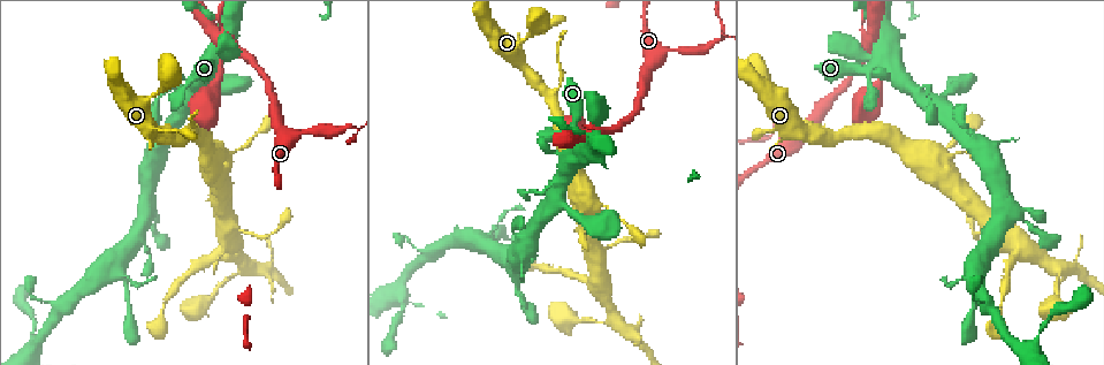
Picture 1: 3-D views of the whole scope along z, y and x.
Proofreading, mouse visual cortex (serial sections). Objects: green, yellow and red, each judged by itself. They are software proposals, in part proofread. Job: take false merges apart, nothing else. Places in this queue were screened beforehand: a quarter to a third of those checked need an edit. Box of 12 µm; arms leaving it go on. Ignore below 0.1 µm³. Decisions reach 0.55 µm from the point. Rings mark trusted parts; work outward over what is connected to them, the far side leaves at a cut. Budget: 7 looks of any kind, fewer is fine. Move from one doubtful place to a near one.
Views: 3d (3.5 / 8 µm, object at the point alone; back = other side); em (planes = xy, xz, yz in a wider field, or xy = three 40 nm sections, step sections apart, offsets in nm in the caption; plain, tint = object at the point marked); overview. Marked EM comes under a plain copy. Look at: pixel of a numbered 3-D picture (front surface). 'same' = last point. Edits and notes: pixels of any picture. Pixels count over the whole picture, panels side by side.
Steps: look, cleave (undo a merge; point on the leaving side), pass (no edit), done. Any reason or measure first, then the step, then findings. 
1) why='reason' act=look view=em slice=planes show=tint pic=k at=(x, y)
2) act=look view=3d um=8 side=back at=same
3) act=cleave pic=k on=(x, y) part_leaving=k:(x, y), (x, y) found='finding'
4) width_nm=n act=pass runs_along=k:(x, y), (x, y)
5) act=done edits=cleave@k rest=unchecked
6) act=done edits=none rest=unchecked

why='abrupt turn' act=look view=3d um=3.5 pic=1 at=(870, 45)

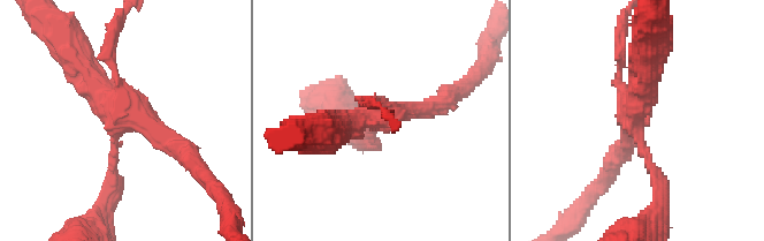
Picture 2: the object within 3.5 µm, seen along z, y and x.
arms=4 arm_widths_nm=100,150,300,350 why='now the EM' act=look view=em slice=xy step=2 show=tint pic=2 at=(633, 119)

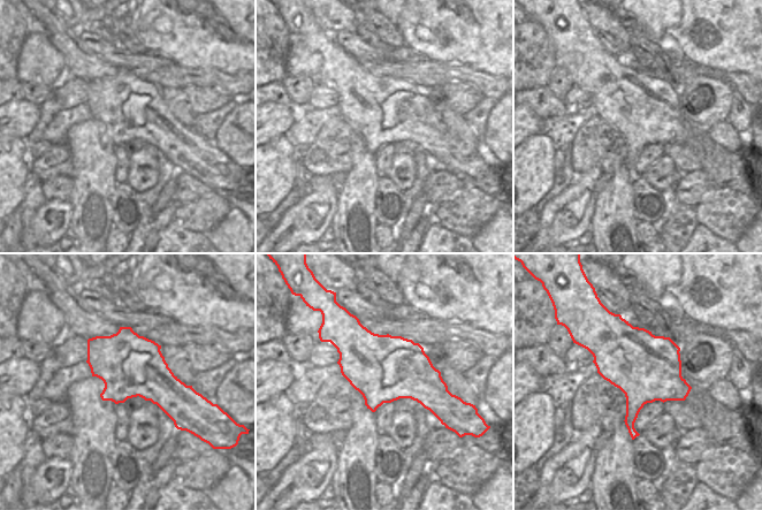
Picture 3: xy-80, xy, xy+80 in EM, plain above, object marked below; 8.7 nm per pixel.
act=cleave pic=2 on=(619, 50) part_leaving=2:(633, 121), (663, 193), (654, 225) found='a second cell is stuck on'

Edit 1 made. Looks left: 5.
act=look view=overview

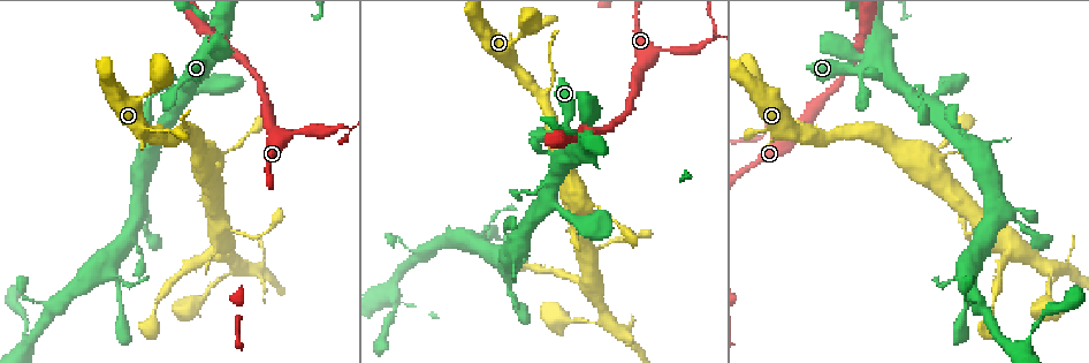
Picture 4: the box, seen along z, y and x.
why='calibre changes' act=look view=3d um=3.5 pic=4 at=(707, 39)

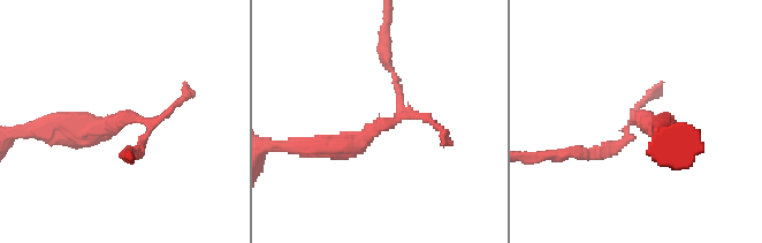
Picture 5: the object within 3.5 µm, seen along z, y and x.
act=look view=em slice=xy step=1 show=tint pic=5 at=(382, 125)

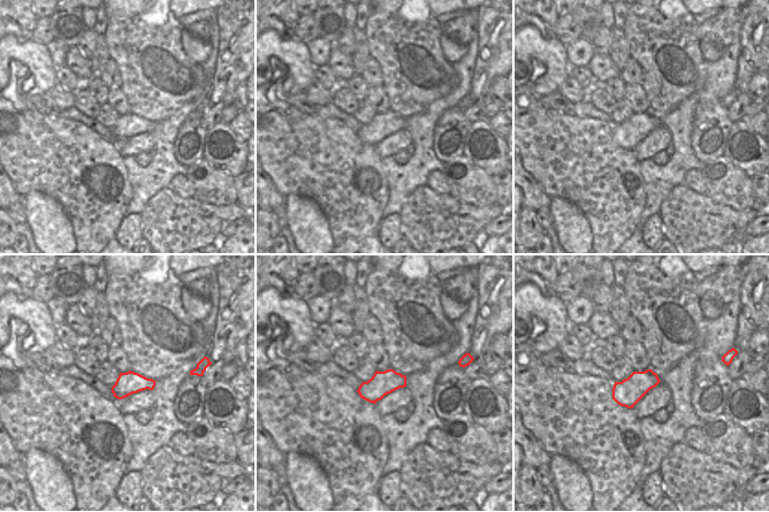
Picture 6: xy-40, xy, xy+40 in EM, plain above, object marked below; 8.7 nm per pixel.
why='another direction' act=look view=em slice=xy step=3 show=tint at=same

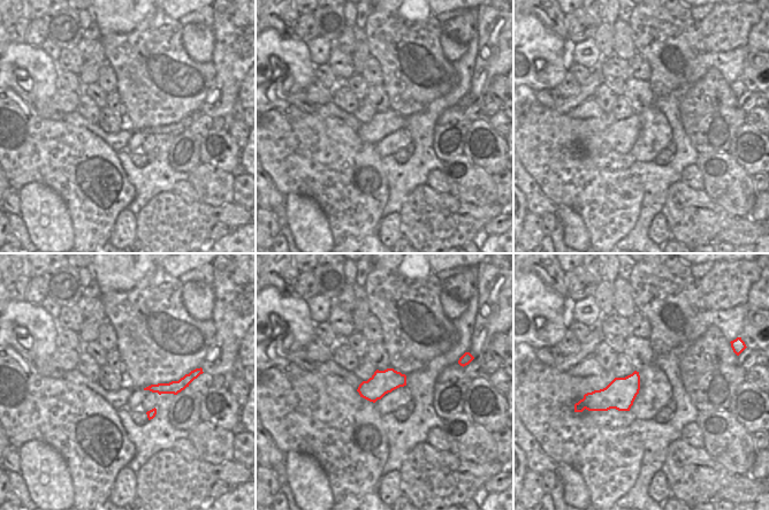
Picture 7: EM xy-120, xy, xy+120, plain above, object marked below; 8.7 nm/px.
act=cleave pic=5 on=(606, 149) part_leaving=5:(632, 123), (606, 152), (547, 156) found='a second cell is stuck on'

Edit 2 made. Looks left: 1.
why='a fork' act=look view=3d um=3.5 pic=4 at=(585, 286)

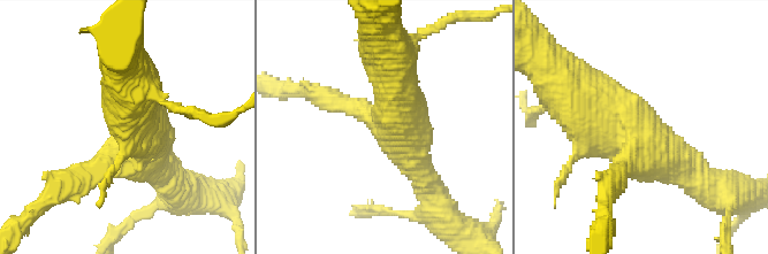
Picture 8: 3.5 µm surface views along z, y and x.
act=pass runs_along=8:(587, 99), (697, 177) found='one cell here'

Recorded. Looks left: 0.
act=done edits=cleave@2,cleave@5 rest=unchecked

